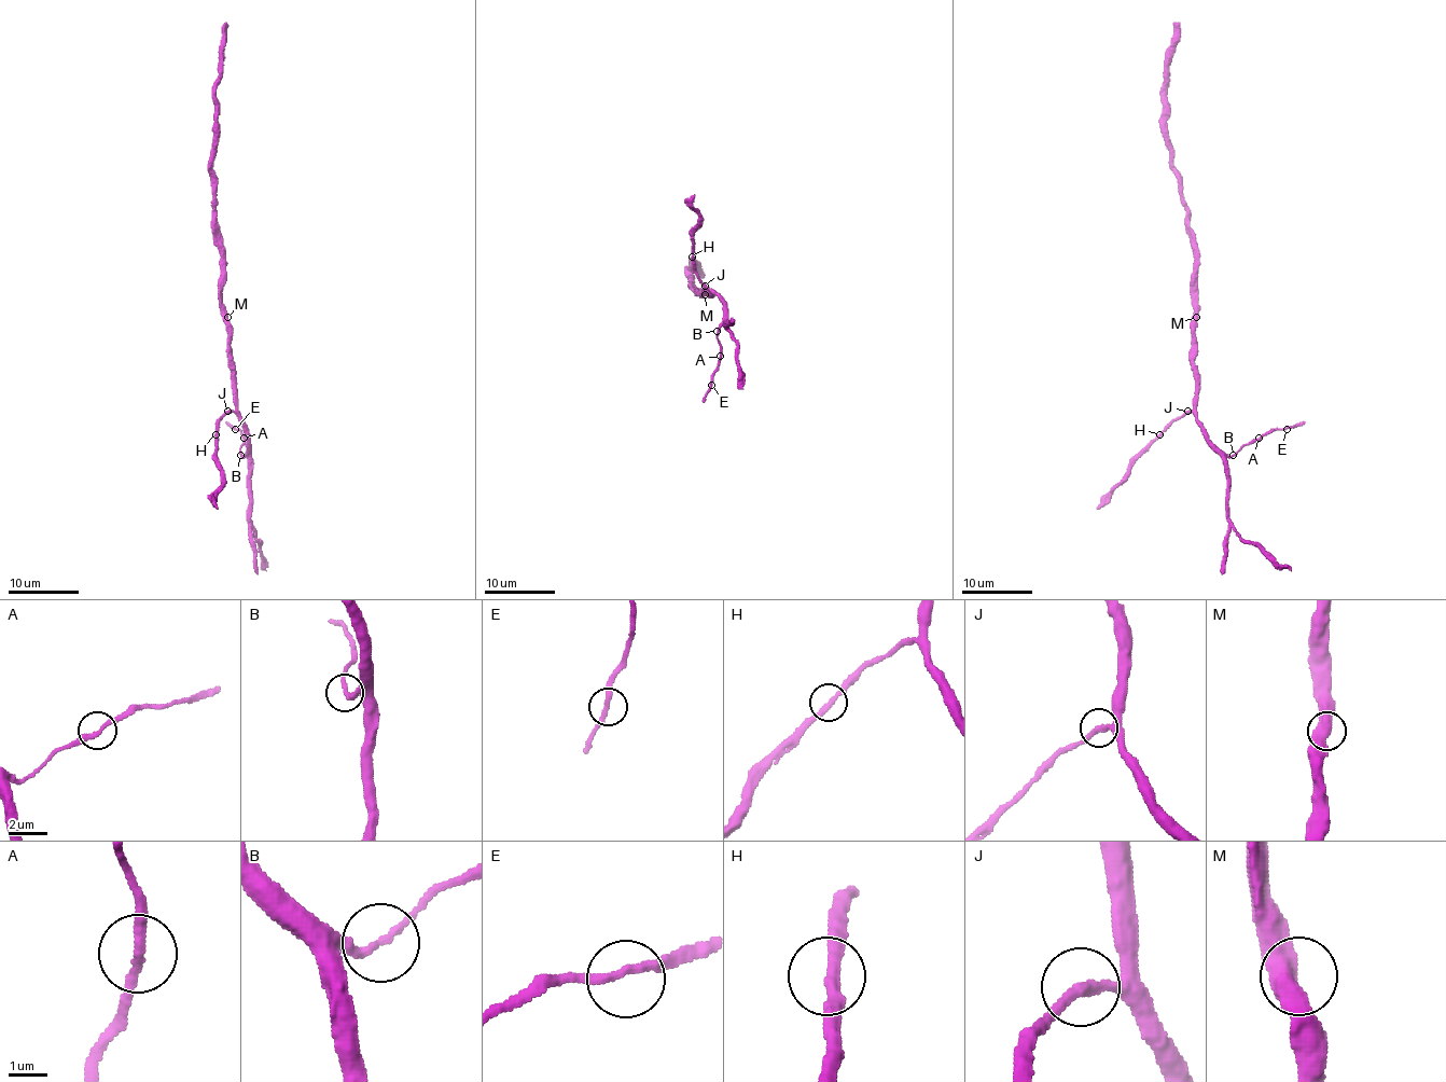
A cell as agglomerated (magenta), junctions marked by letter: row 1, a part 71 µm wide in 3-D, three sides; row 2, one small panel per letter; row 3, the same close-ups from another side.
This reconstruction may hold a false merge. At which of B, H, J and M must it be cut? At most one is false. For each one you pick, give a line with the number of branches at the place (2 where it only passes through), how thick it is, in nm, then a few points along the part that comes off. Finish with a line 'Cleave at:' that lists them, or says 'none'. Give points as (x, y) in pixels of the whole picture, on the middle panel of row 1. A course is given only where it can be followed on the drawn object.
Cleave at: none

